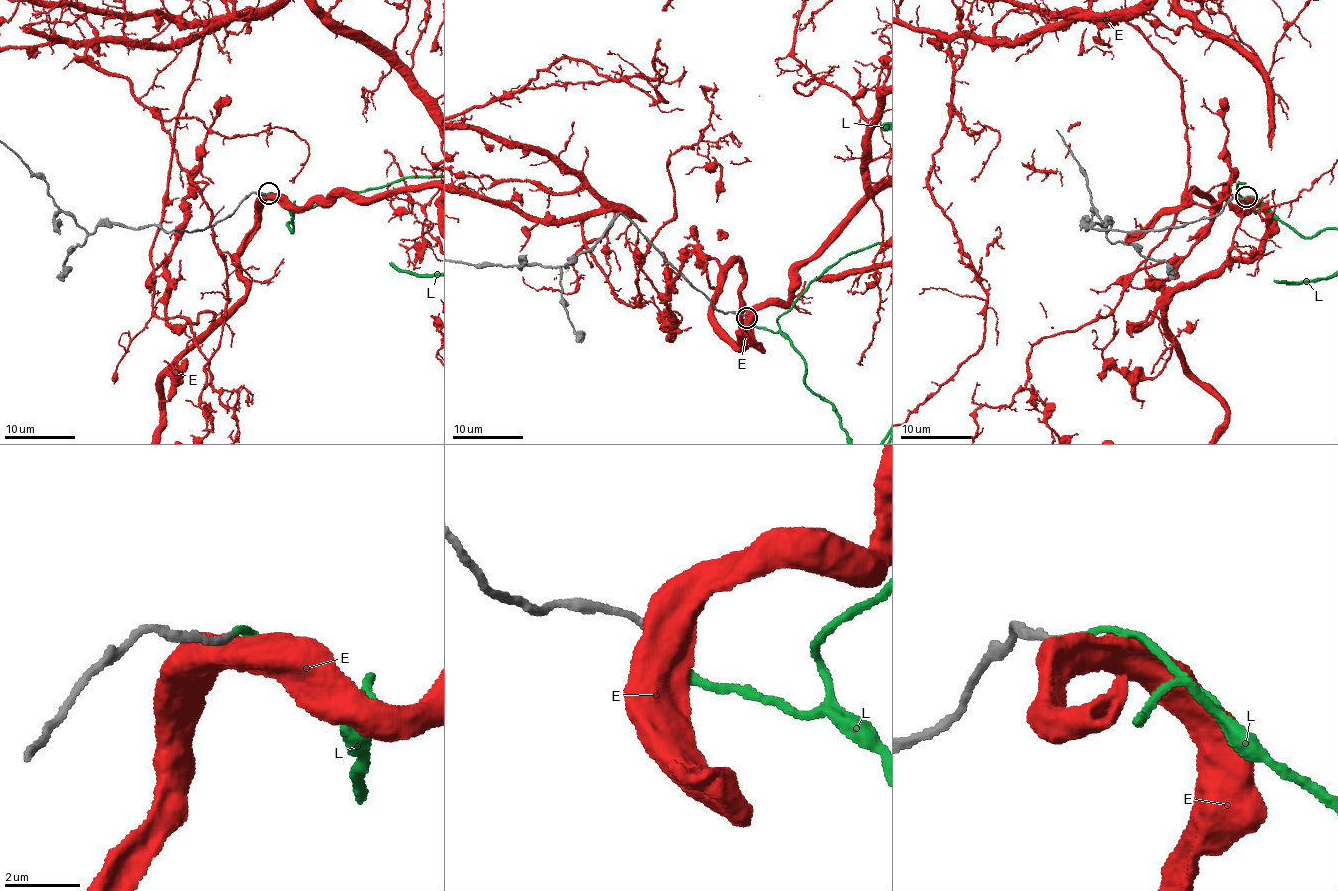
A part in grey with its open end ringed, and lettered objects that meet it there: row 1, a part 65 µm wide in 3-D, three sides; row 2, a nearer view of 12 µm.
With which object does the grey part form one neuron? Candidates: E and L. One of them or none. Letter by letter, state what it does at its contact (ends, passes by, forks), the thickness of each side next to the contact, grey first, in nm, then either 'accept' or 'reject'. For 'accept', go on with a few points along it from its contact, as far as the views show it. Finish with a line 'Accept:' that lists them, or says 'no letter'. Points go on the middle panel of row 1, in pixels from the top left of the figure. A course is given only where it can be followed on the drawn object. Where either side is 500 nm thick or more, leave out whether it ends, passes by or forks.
E: 190 nm thick on the grey side, 800 nm on the other; reject
L: it ends there; 180 nm thick on the grey side, 170 nm on the other; accept
Accept: L

